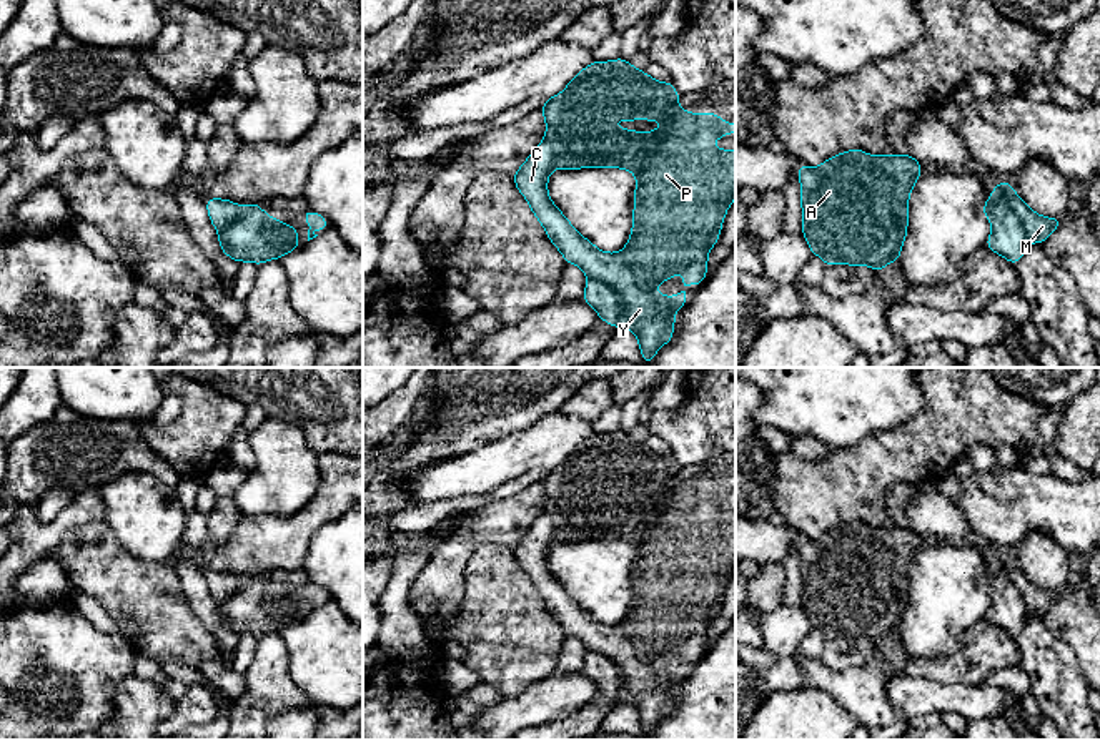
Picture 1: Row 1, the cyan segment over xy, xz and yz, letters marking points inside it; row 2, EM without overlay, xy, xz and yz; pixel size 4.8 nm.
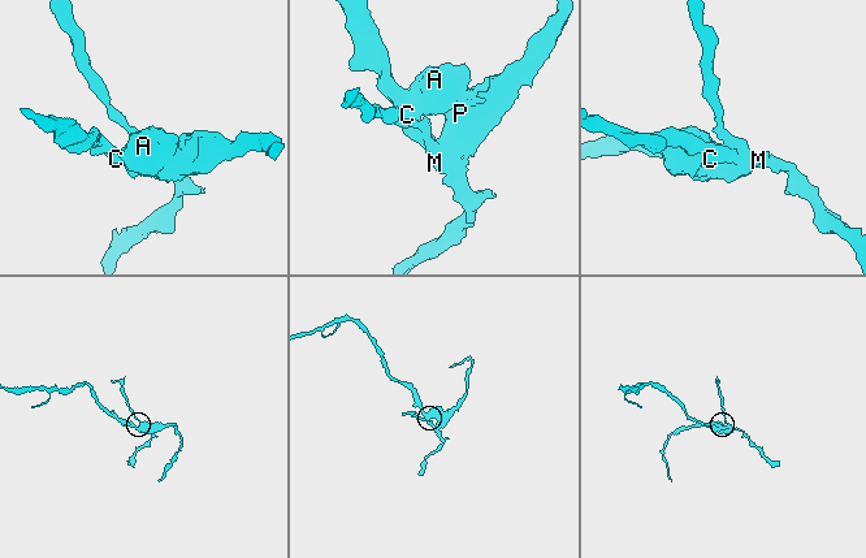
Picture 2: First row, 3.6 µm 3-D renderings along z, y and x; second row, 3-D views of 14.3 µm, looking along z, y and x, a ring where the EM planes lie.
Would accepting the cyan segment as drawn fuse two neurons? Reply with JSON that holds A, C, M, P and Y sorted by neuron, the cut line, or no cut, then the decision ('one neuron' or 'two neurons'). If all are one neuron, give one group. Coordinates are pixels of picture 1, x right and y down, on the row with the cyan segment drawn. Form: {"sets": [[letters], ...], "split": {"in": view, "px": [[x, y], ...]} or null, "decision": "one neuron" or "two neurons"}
{"sets": [["A", "C", "P", "Y"], ["M"]], "split": {"in": "xz", "px": [[588, 275], [604, 281], [616, 291], [624, 308], [626, 325]]}, "decision": "two neurons"}

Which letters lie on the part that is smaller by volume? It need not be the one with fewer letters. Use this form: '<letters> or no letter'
M

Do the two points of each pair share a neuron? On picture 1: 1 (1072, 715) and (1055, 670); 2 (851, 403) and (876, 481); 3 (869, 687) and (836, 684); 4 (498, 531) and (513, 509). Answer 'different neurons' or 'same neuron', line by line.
1: same neuron
2: different neurons
3: same neuron
4: same neuron

